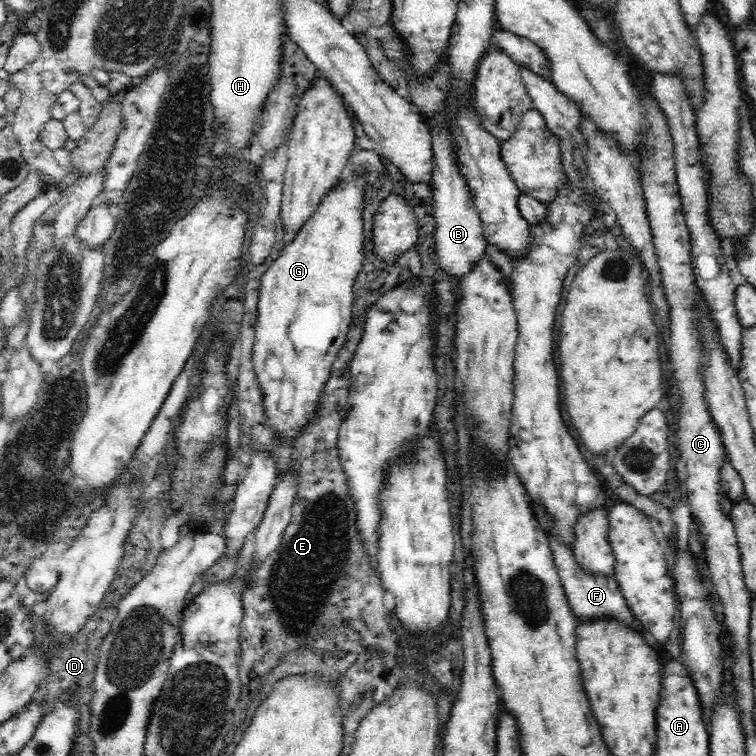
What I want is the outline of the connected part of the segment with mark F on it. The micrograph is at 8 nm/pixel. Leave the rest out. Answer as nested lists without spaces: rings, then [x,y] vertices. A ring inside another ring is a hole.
[[[531,500],[531,506],[536,519],[540,522],[540,526],[545,530],[557,573],[559,574],[564,592],[566,593],[576,620],[584,622],[583,620],[595,619],[596,617],[610,617],[612,619],[618,619],[619,622],[624,622],[627,626],[635,628],[635,630],[644,632],[632,614],[630,607],[627,605],[622,591],[619,590],[617,580],[614,580],[615,575],[594,576],[594,574],[588,574],[586,569],[582,569],[582,566],[578,565],[574,557],[573,548],[570,545],[566,545],[560,537],[556,537],[556,533],[554,533],[555,521],[551,518],[548,510],[544,506],[541,506],[541,504],[537,504],[535,500]]]

